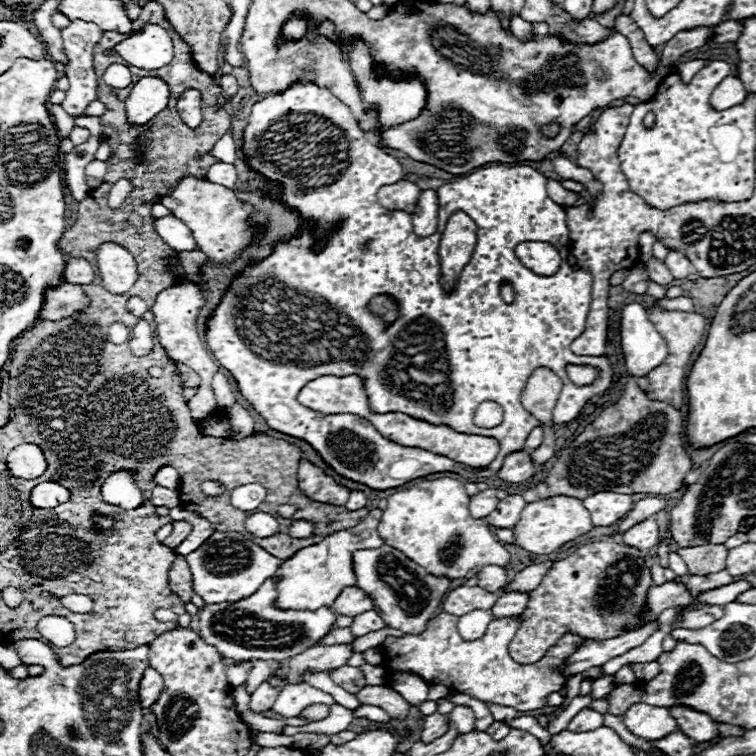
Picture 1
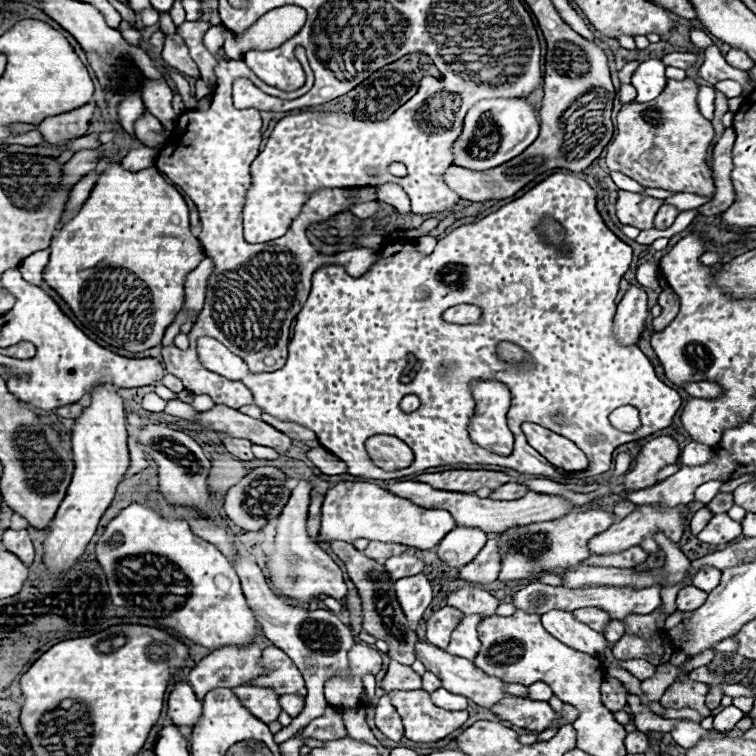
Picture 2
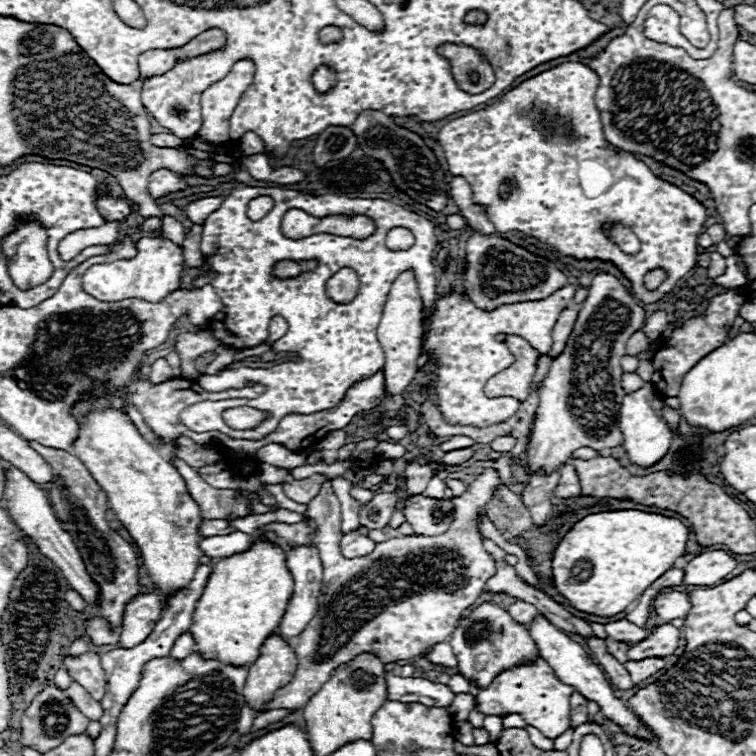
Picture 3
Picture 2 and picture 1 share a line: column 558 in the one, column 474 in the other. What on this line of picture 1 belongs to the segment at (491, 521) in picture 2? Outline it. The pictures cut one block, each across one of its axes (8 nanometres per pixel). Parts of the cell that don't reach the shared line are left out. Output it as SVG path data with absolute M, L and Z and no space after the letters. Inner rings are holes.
M488 488L476 496L470 498L470 514L472 516L482 516L486 518L498 504L498 498L496 498L496 488Z

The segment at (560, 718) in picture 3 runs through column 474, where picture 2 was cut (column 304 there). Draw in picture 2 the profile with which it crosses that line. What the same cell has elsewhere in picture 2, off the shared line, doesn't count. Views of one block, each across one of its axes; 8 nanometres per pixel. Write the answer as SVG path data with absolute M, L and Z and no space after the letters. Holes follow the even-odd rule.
M268 646L262 650L260 666L266 670L266 674L246 682L250 686L266 686L272 688L278 694L298 694L306 696L307 691L303 677L292 660L276 646Z

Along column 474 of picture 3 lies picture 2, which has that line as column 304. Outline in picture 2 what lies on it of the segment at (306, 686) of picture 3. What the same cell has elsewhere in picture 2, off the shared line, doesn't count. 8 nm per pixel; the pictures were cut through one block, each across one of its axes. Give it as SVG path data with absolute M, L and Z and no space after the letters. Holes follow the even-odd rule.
M300 480L298 486L292 490L290 500L282 508L282 514L280 514L278 526L276 526L276 530L278 530L276 550L266 562L270 568L270 580L274 582L274 588L280 594L292 596L292 598L302 600L302 602L310 602L310 600L318 598L318 594L334 596L338 602L344 602L348 588L344 584L342 570L306 534L306 514L308 514L308 504L310 504L310 492L312 492L312 484L306 480Z

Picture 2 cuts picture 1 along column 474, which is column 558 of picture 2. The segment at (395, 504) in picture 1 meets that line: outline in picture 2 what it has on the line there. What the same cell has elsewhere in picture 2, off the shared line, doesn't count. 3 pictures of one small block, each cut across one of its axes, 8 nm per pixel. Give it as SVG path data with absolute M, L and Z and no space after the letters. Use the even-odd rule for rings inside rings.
M574 506L566 516L558 520L528 524L526 528L510 528L502 532L506 540L500 540L500 552L502 552L500 580L530 578L552 568L568 568L568 566L580 564L590 556L588 540L604 532L612 522L614 522L614 514L606 510L600 510L600 508L582 510Z

